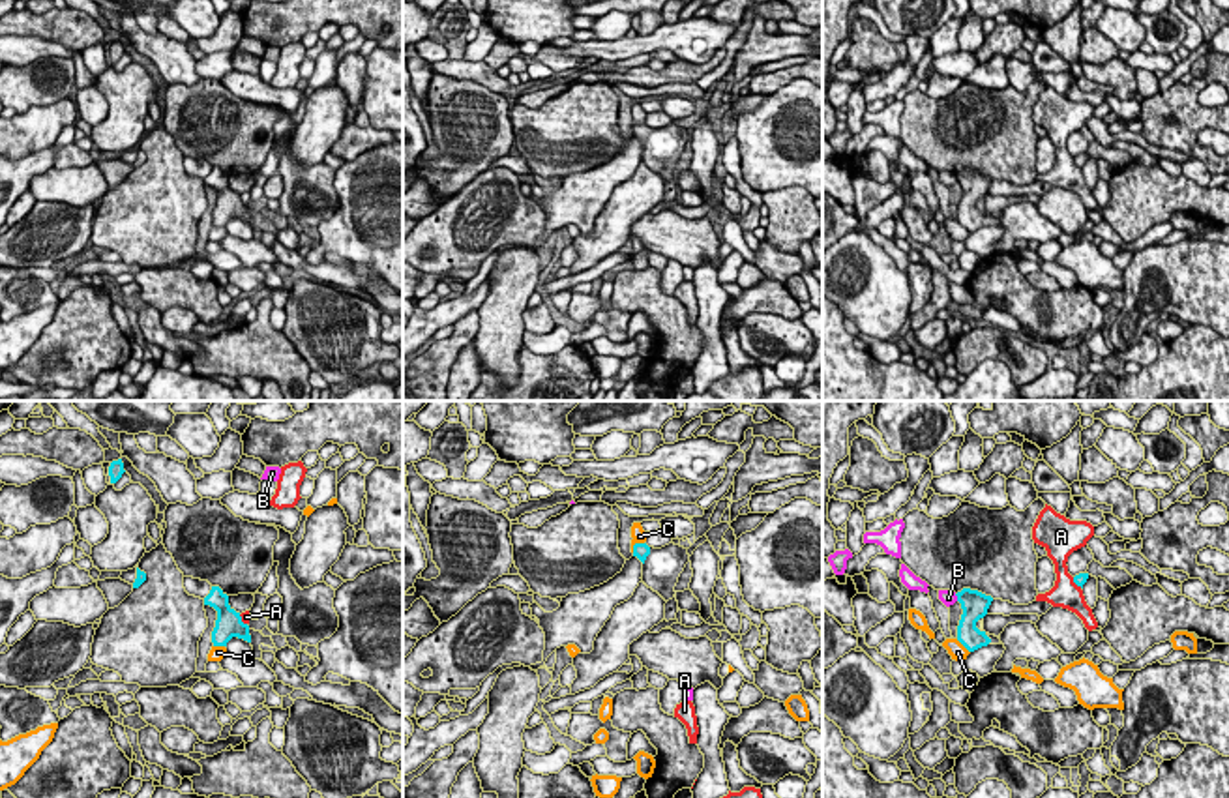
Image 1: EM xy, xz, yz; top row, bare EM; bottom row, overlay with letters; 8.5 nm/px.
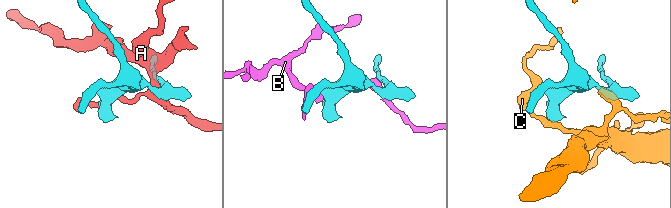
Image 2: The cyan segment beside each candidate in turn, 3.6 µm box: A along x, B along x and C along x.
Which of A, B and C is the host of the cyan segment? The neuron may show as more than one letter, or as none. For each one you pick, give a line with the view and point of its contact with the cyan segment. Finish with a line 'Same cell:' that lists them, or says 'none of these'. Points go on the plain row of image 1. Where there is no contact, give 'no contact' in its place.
Same cell: none of these

